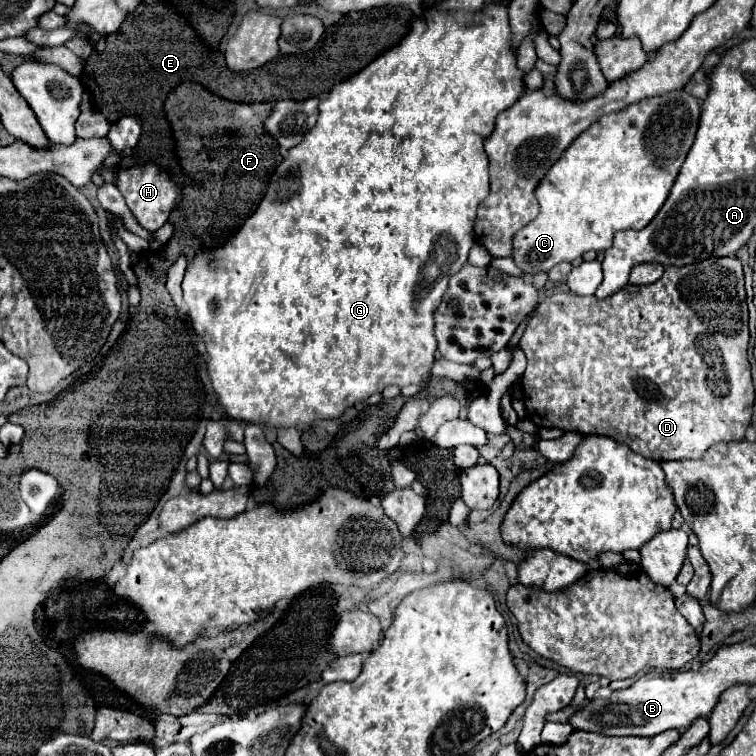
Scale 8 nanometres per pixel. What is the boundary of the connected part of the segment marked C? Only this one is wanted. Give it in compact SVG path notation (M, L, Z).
M677 89L655 99L643 99L631 103L629 107L603 115L587 131L583 131L571 147L565 149L565 155L547 171L541 179L535 197L541 205L539 215L513 237L513 261L529 277L539 271L549 271L561 261L573 261L585 251L607 251L613 243L613 235L621 229L643 229L657 215L669 191L675 183L675 177L695 141L699 127L701 101Z

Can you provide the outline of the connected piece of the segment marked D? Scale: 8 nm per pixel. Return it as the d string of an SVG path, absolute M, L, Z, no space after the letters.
M729 255L729 257L705 259L685 267L667 267L663 277L653 285L625 285L609 299L597 299L593 295L581 297L573 293L555 293L547 297L533 313L533 319L529 321L519 341L519 347L527 357L527 369L521 377L527 417L537 427L557 427L563 431L575 431L583 435L611 437L623 445L629 445L635 453L655 459L659 463L675 461L675 459L699 459L713 443L741 441L745 437L745 429L751 423L751 409L755 401L751 369L747 361L749 327L747 327L747 303L745 303L747 295L743 283L745 279L743 279L741 261L735 255Z

